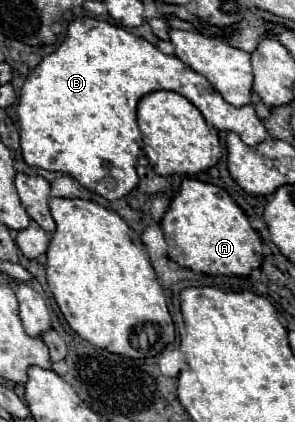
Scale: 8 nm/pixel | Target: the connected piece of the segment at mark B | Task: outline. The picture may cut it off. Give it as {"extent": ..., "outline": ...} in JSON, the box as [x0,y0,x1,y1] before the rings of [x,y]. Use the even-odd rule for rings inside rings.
{"extent":[16,17,268,201],"outline":[[[80,17],[70,23],[68,35],[62,45],[54,53],[46,55],[24,81],[16,109],[24,161],[30,167],[66,173],[78,179],[82,187],[102,195],[108,201],[116,201],[128,195],[138,185],[136,159],[142,149],[142,133],[136,123],[136,105],[144,95],[160,89],[170,89],[174,93],[184,95],[200,109],[208,125],[216,127],[218,131],[238,133],[240,139],[250,147],[262,143],[268,137],[266,127],[256,117],[252,105],[234,107],[226,103],[222,95],[212,89],[206,77],[194,73],[178,57],[164,55],[158,47],[154,47],[142,37],[128,33],[124,27],[98,21],[94,17]]]}

